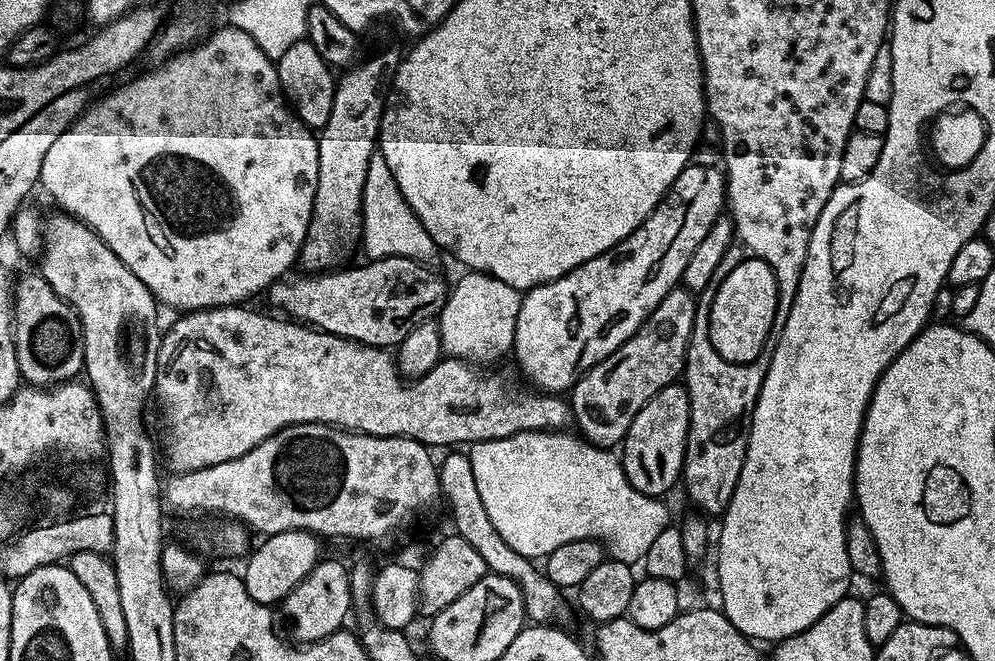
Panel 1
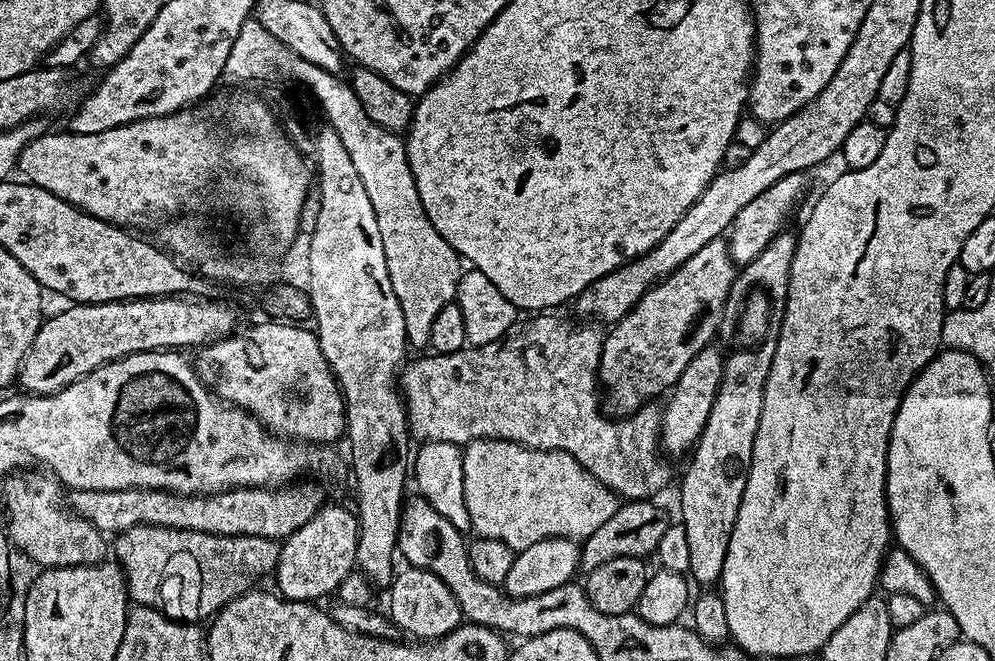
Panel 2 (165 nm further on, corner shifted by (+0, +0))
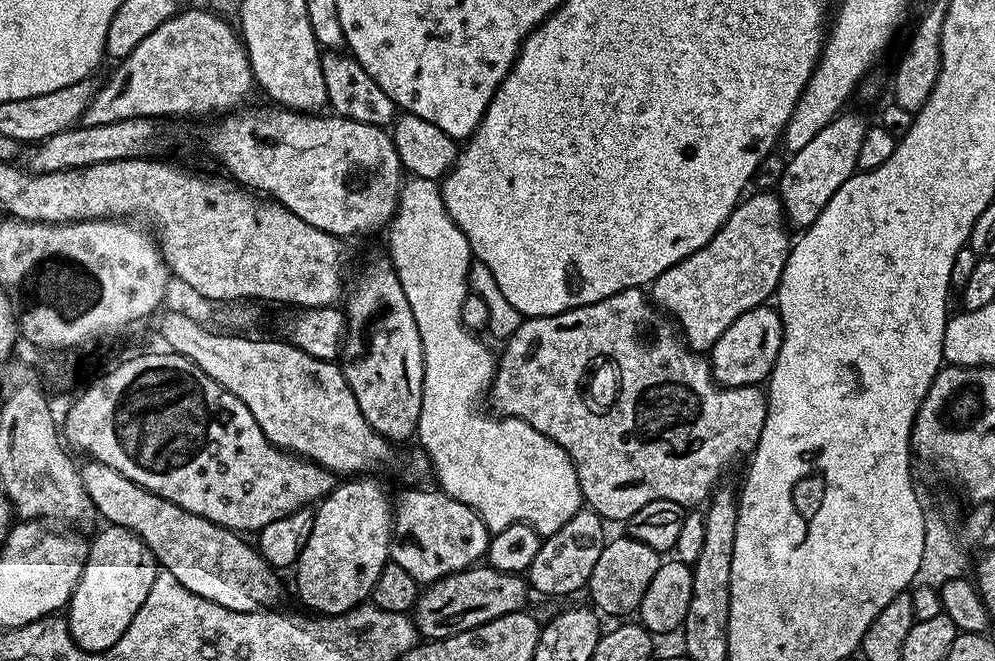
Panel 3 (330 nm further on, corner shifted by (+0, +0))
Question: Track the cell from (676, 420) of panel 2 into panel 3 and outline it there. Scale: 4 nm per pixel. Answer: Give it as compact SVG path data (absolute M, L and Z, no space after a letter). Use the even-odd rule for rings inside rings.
M762 303L756 308L746 310L714 342L710 349L712 377L721 388L743 388L745 386L760 386L771 376L778 362L778 352L782 350L784 327L780 321L780 313L775 307Z

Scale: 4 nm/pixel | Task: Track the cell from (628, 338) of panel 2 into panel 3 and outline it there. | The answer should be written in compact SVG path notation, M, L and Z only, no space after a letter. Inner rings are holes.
M775 191L756 192L753 196L745 195L730 214L730 218L726 218L718 234L714 234L714 238L710 238L710 242L706 242L702 250L670 266L670 270L666 270L659 278L652 281L651 303L675 321L692 351L707 353L714 346L714 342L722 338L726 326L730 326L734 318L746 314L746 310L756 308L773 299L776 289L780 287L782 270L788 261L790 247L788 232L790 233L790 228L784 215L784 203L780 201Z

